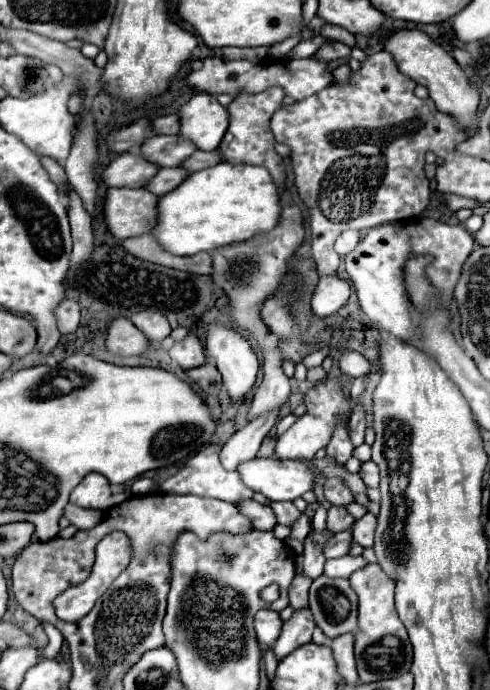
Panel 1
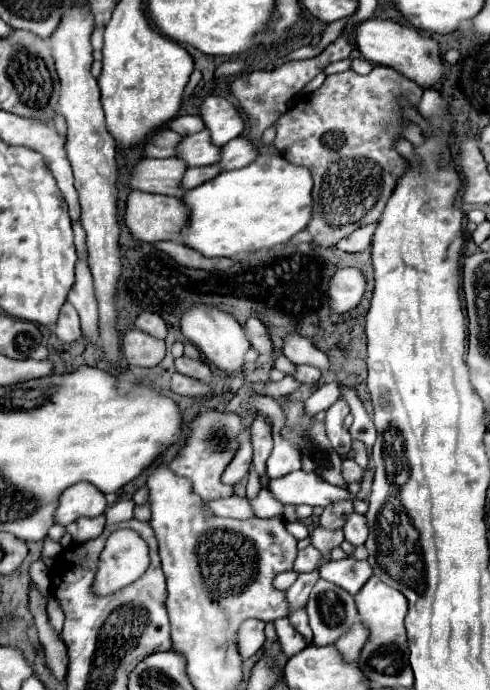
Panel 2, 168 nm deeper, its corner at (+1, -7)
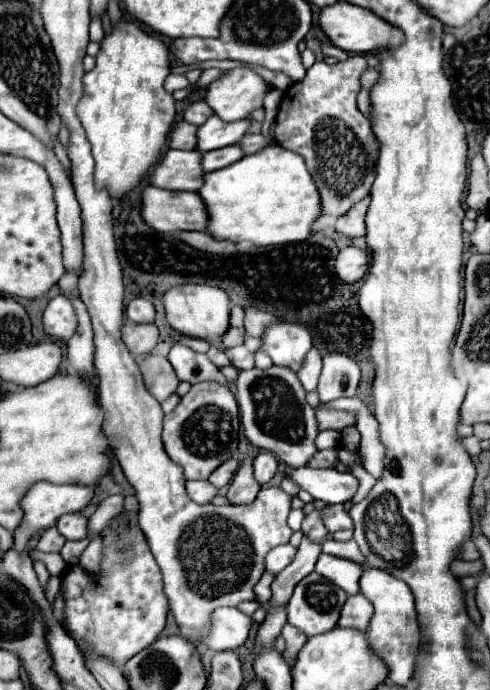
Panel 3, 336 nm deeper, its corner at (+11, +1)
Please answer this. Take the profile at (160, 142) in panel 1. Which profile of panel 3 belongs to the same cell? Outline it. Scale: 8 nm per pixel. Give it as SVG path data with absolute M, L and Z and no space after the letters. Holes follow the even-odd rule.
M210 116L206 124L198 128L198 150L218 150L230 144L240 142L240 136L244 136L250 128L250 120L238 120L238 122L224 122L218 116Z

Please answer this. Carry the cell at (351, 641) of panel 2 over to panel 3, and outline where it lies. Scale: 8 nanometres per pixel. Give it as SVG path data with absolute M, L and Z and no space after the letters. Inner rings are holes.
M364 594L348 596L348 600L346 600L344 608L342 608L338 626L342 626L342 628L356 628L360 632L366 632L368 622L372 618L372 612L374 612L372 602L368 602Z

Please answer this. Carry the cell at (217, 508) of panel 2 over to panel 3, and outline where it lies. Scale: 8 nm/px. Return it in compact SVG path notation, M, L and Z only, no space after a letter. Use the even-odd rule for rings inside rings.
M186 480L186 492L196 504L208 504L216 496L216 488L206 480Z

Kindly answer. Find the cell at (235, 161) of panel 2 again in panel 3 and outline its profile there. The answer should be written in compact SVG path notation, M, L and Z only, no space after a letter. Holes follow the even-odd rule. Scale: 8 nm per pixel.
M246 134L238 144L244 148L244 152L254 154L254 152L260 152L262 148L266 148L272 142L274 142L274 138L266 138L262 134Z

